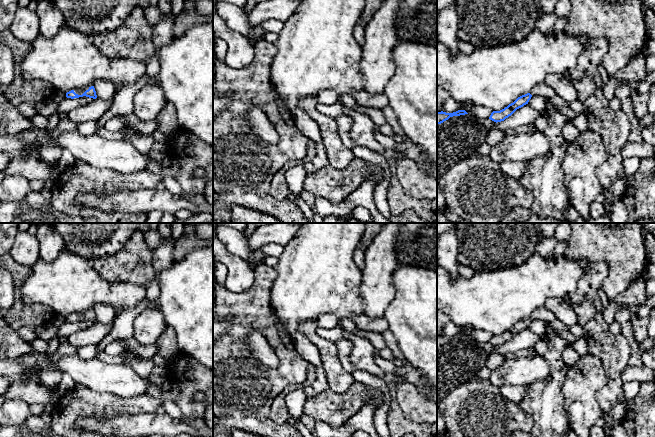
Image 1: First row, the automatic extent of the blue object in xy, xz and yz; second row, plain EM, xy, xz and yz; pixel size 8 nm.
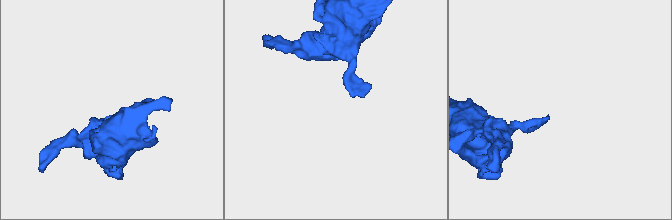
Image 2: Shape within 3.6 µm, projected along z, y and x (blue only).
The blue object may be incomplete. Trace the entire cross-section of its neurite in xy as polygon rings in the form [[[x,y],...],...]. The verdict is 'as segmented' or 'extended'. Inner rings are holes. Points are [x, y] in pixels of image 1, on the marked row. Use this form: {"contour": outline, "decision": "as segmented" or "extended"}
{"contour": [[[94,86],[85,89],[80,89],[80,90],[71,90],[66,93],[66,97],[71,99],[79,98],[83,96],[96,99],[97,95]]], "decision": "extended"}

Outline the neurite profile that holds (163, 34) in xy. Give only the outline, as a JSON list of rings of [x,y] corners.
[[[160,17],[159,22],[153,27],[152,41],[156,48],[169,44],[174,38],[174,18]]]

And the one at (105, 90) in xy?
[[[96,80],[93,86],[95,88],[97,98],[106,101],[113,101],[116,92],[115,87],[111,82],[106,80]]]

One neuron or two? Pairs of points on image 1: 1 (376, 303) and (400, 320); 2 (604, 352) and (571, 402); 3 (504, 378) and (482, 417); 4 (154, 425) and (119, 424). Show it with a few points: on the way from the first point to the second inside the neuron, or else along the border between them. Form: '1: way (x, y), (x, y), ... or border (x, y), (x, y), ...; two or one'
1: border (395, 288), (395, 296), (387, 306), (383, 316); two
2: border (588, 353), (600, 360), (605, 382); two
3: border (487, 379), (499, 388); two
4: way (145, 425), (128, 425); one

